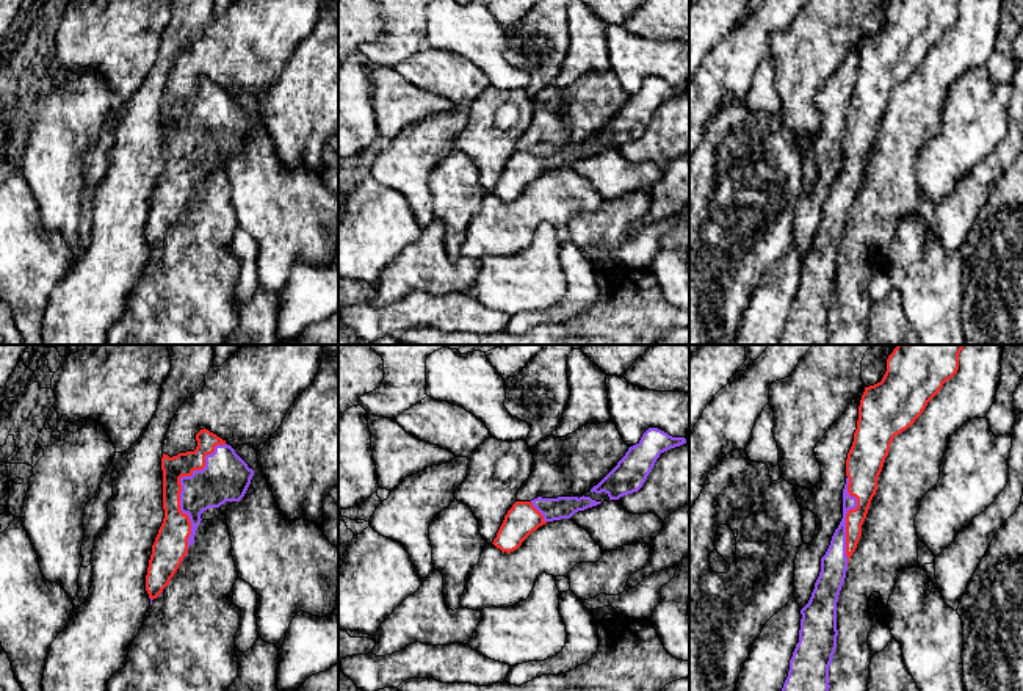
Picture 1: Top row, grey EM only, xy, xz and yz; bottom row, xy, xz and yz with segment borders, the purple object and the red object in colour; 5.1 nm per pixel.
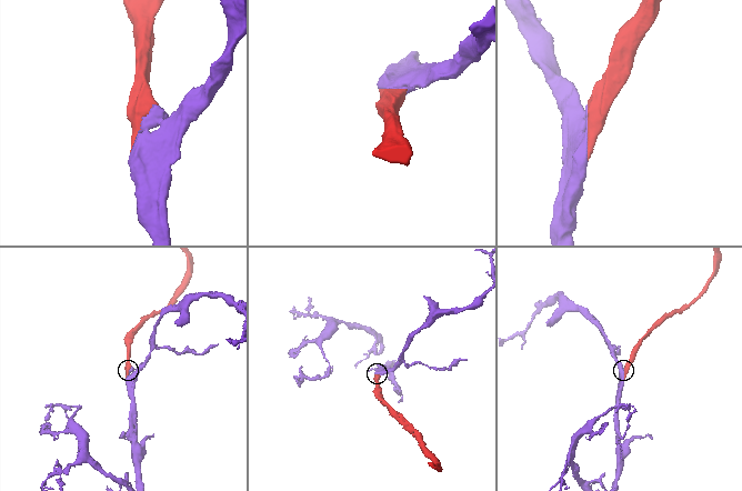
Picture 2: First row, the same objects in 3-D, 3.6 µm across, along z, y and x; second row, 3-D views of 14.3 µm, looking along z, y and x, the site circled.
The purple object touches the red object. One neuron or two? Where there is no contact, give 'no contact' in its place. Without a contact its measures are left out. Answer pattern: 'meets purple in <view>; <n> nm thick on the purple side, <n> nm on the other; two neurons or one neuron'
meets purple in xy; 240 nm thick on the purple side, 160 nm on the other; one neuron

